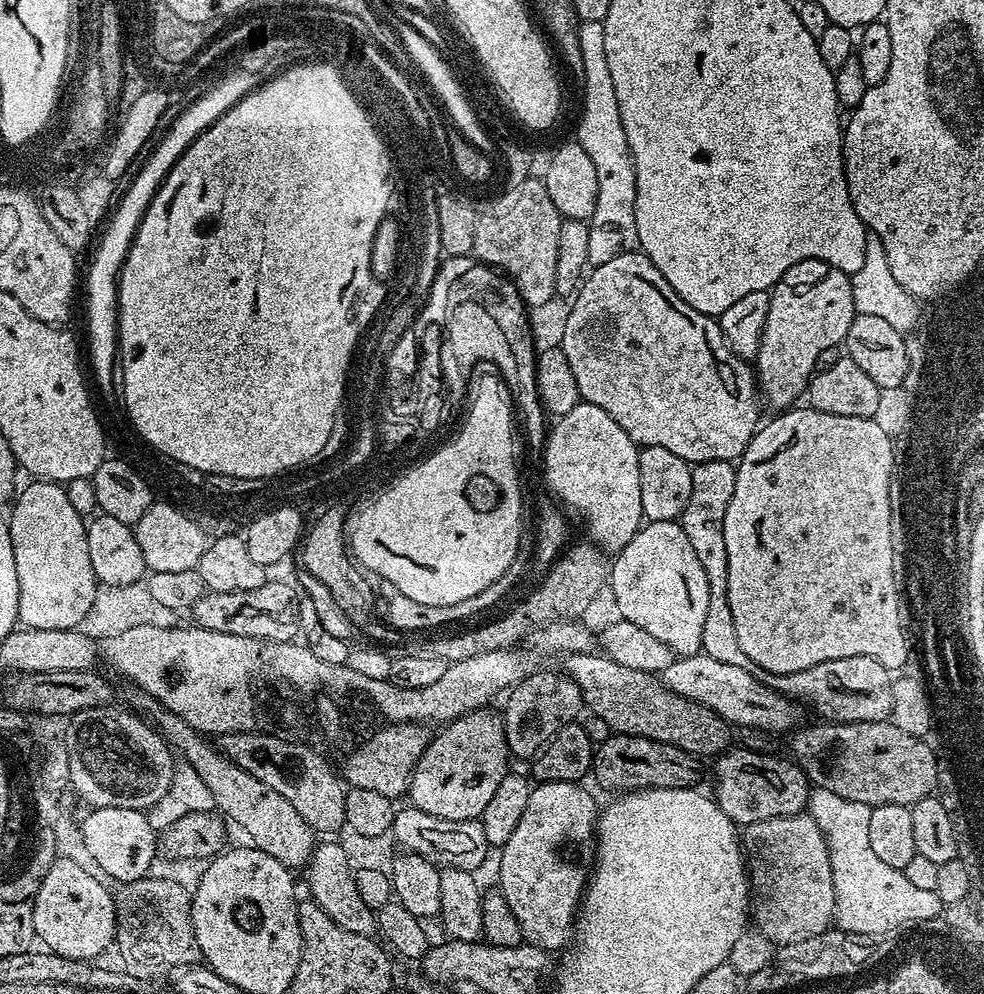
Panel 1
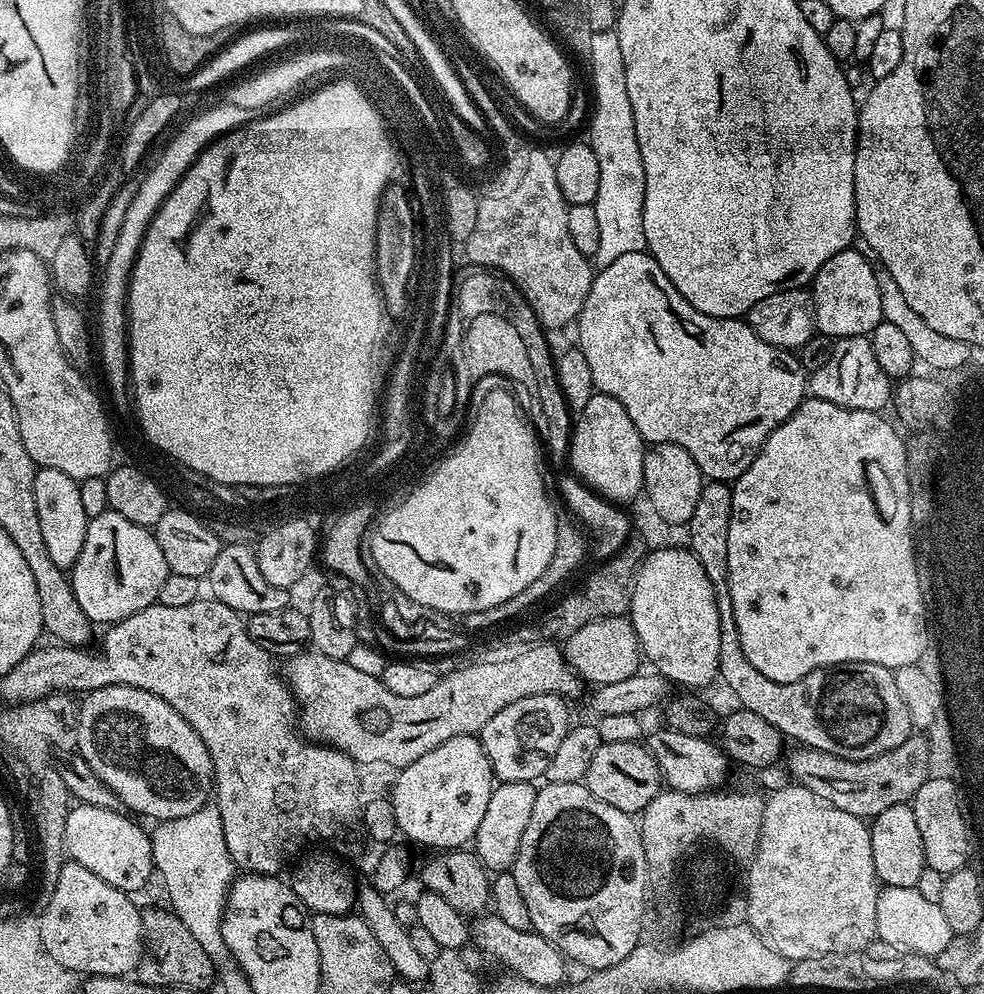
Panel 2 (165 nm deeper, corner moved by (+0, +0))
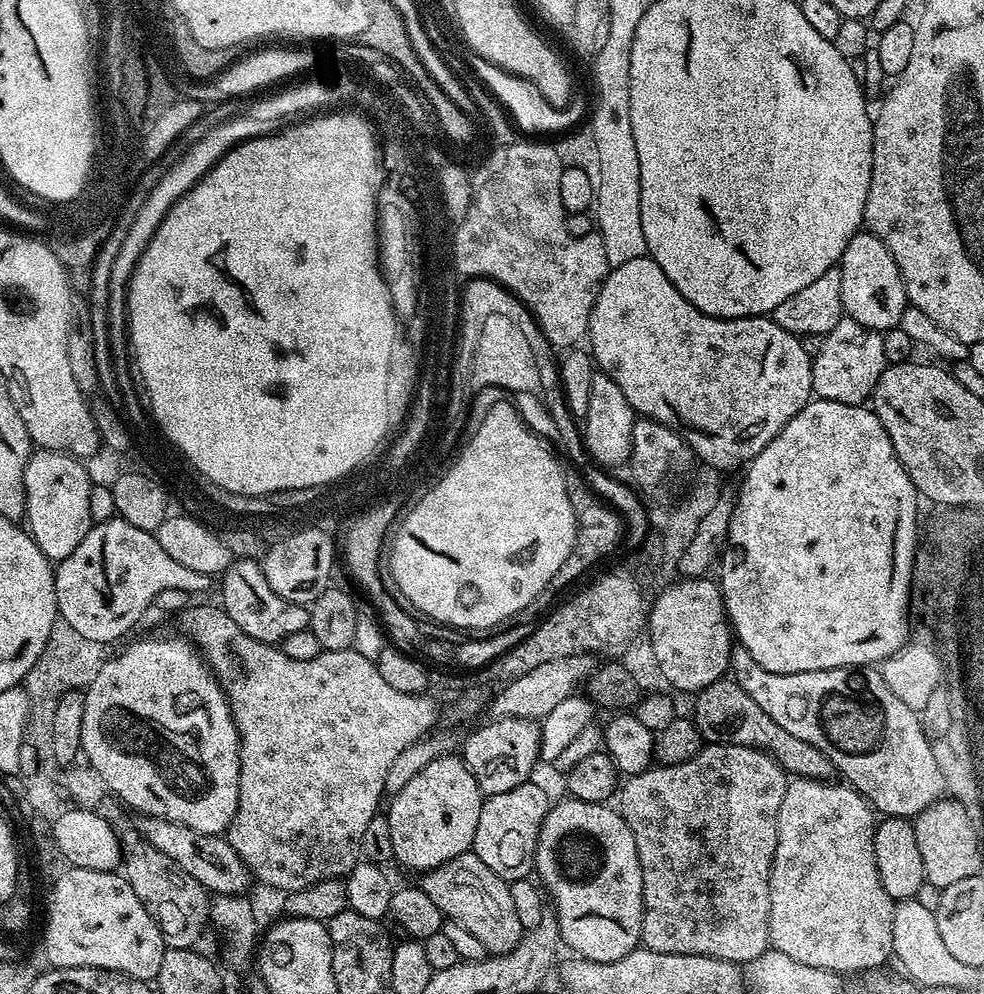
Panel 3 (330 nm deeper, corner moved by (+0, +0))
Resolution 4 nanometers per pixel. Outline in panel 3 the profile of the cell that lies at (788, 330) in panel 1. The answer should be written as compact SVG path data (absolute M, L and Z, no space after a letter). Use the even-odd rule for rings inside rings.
M861 230L856 233L854 238L850 238L850 246L846 246L838 267L842 274L842 306L847 319L881 334L887 332L889 328L899 325L902 314L910 306L906 286L902 274L898 270L898 262L894 262L890 250L886 250L884 243L874 233Z

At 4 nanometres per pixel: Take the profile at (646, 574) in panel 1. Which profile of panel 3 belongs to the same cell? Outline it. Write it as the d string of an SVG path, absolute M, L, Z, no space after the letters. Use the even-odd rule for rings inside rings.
M677 579L677 584L665 587L653 599L648 614L646 631L666 684L689 694L701 692L729 671L734 647L734 633L724 611L719 583L708 579Z

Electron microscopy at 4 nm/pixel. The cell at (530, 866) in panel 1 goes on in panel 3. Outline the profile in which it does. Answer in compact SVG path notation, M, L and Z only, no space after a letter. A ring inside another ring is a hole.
M563 799L549 807L542 822L534 872L537 877L540 875L539 883L555 911L561 941L567 947L569 944L577 957L612 964L618 958L626 958L626 954L630 954L641 943L644 895L638 846L634 846L634 834L630 834L630 826L626 826L624 817L615 807L608 808L607 803Z

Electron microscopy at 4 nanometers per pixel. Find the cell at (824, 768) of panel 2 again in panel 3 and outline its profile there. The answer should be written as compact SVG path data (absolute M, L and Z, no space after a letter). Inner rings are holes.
M721 678L710 686L703 688L701 692L695 693L692 704L691 715L694 717L696 729L700 731L701 741L708 744L733 744L734 746L750 746L759 748L774 757L789 777L801 780L827 780L831 781L834 769L830 758L822 754L810 742L802 742L802 738L794 738L787 730L782 730L750 694L742 690L736 681L731 678Z

